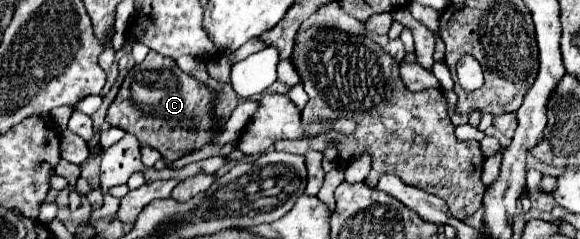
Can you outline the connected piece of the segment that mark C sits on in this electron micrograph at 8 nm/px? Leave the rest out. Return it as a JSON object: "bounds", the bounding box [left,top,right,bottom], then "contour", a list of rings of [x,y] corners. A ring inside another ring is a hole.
{"bounds":[105,50,223,162],"contour":[[[149,50],[147,58],[123,80],[105,120],[111,126],[133,134],[141,146],[159,150],[167,162],[175,162],[203,144],[215,142],[215,138],[223,132],[223,126],[219,126],[219,118],[215,116],[215,98],[217,92],[213,88],[187,76],[173,58]],[[139,86],[145,88],[139,90]]]}

